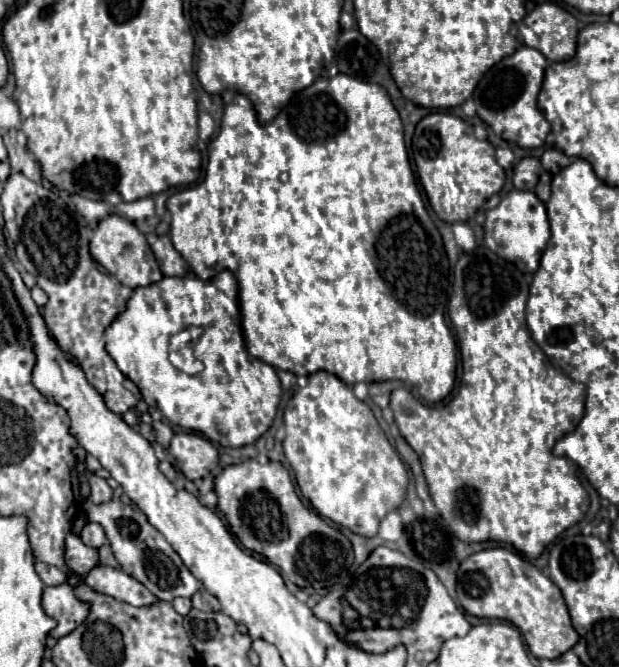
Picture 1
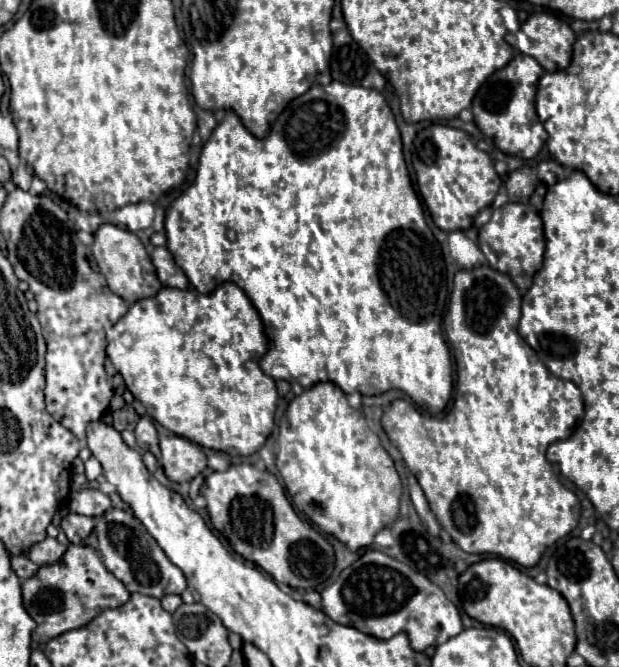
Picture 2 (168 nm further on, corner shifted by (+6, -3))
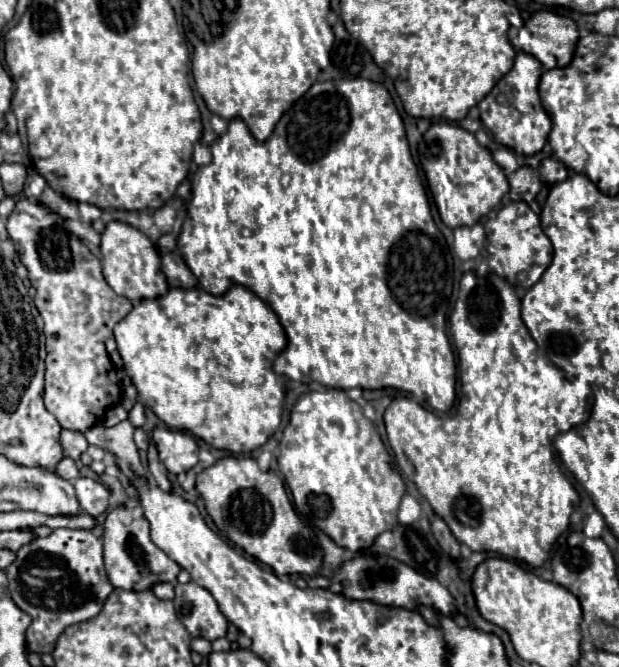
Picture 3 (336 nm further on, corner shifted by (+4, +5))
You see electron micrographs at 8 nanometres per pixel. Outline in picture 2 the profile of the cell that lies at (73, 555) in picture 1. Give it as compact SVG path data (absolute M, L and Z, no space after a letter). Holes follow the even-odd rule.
M45 538L39 544L31 546L23 556L33 560L37 566L43 566L43 564L53 564L55 560L59 560L59 556L63 556L65 550L67 550L65 544L59 544L55 538Z

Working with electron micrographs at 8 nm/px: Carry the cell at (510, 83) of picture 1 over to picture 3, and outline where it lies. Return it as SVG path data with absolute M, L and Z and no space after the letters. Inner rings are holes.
M519 52L513 68L477 104L481 110L481 122L493 134L493 138L523 156L531 156L539 152L545 146L551 130L549 114L543 110L537 92L541 74L543 74L543 64L535 56L529 56L527 52Z

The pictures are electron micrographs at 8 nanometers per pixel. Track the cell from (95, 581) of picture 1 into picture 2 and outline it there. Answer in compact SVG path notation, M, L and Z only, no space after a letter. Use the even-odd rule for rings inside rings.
M69 544L59 562L39 566L39 570L21 582L23 606L27 614L37 622L31 638L37 644L49 642L51 638L87 626L95 616L107 608L117 608L129 600L127 588L103 568L103 562L95 548Z

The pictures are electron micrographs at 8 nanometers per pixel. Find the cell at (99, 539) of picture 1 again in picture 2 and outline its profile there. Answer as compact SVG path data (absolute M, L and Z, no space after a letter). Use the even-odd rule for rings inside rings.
M69 512L67 516L61 518L61 530L67 534L71 544L83 544L83 540L91 534L93 526L95 526L93 518L79 516L73 512Z

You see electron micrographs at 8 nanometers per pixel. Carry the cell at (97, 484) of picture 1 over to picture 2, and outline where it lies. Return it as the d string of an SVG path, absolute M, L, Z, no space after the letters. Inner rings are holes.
M85 488L85 490L73 492L69 498L69 510L81 516L99 518L109 508L111 508L109 496L99 492L97 488Z

